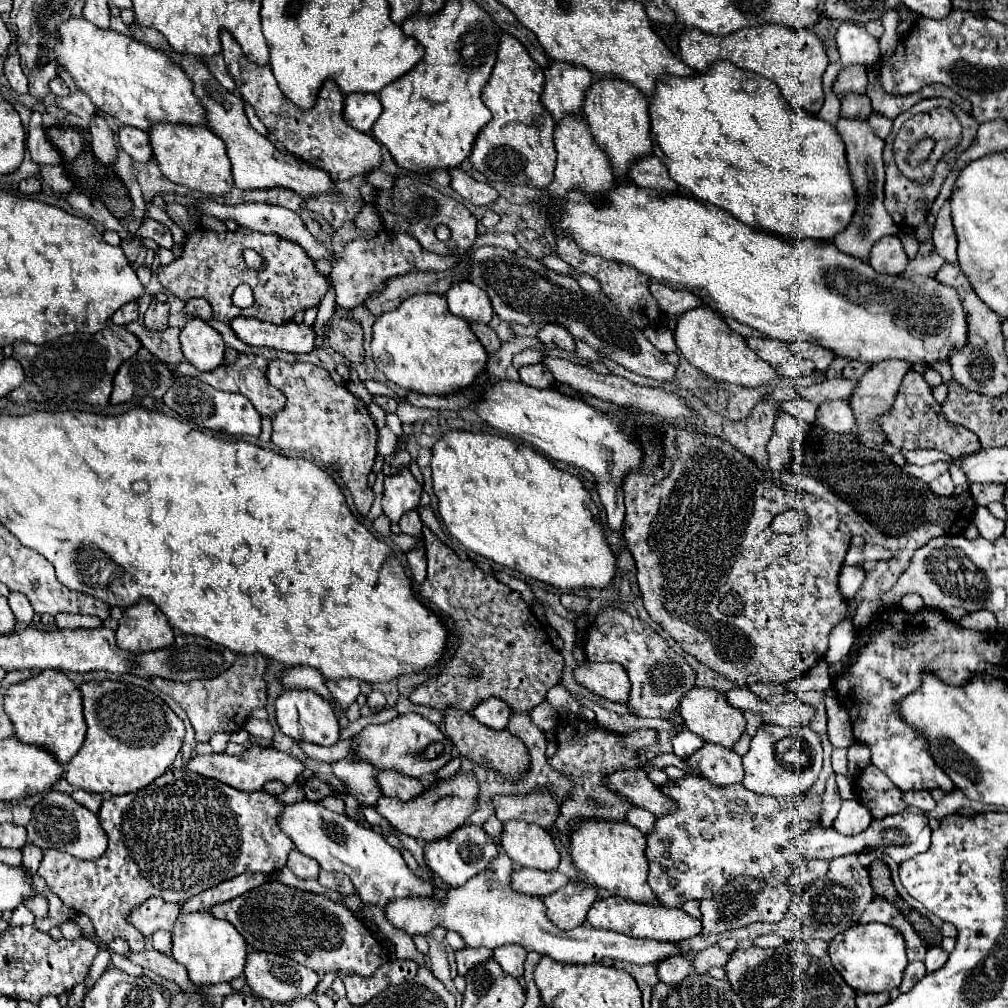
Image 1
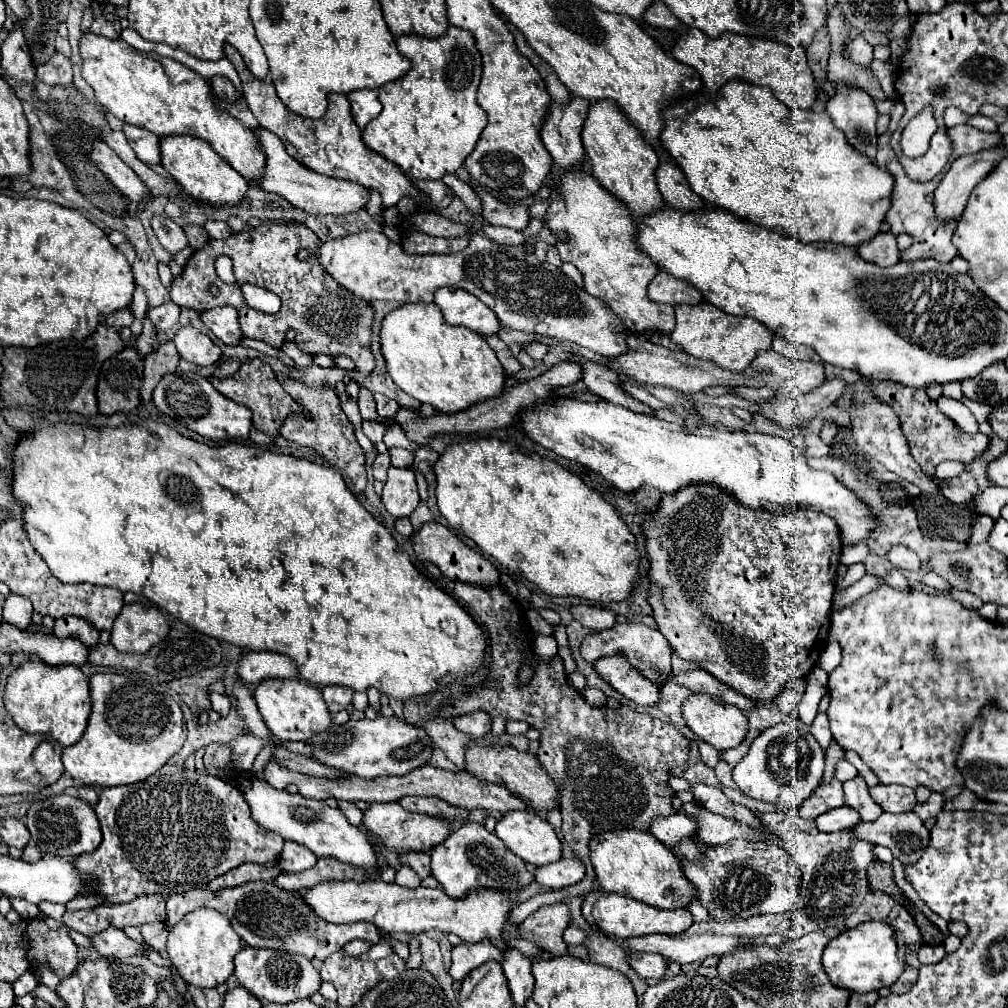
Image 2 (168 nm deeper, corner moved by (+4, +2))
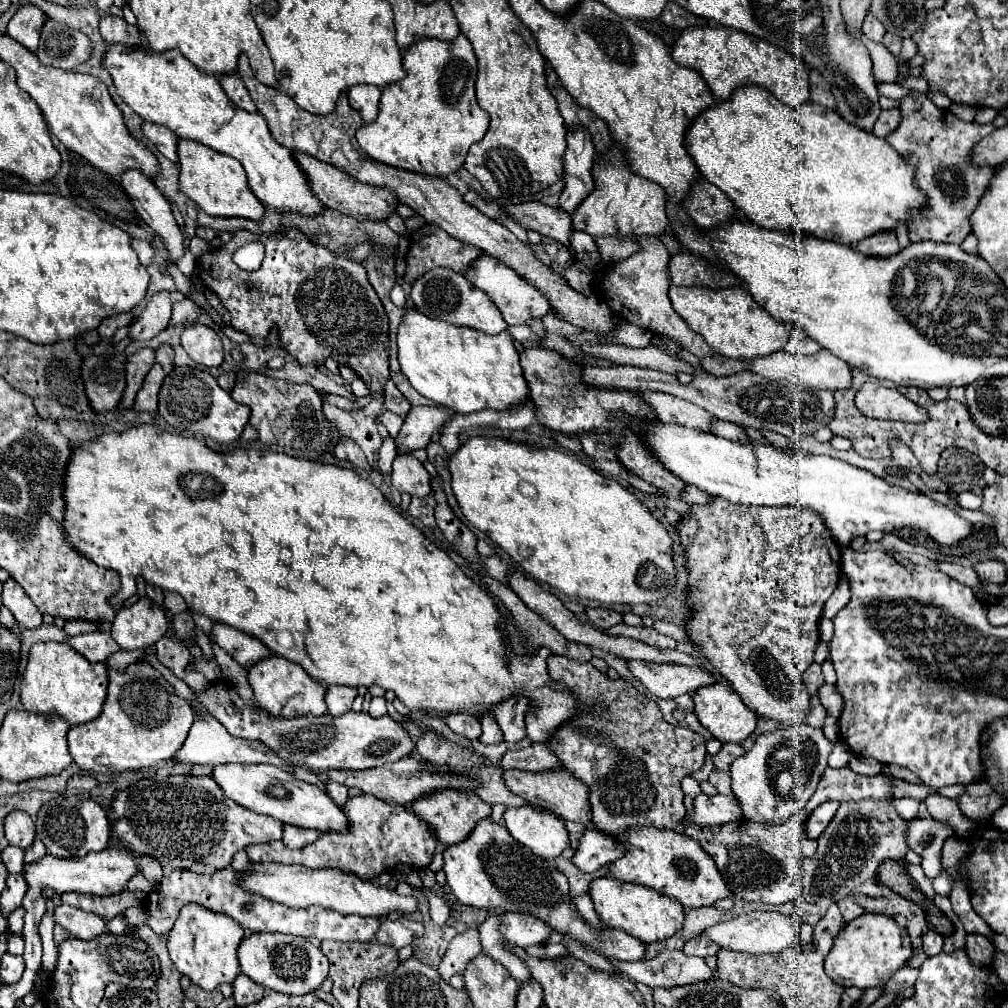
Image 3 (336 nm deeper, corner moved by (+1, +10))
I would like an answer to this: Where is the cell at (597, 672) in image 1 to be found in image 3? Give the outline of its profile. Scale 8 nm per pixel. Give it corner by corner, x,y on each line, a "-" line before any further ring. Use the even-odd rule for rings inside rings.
631,660
627,662
631,674
657,698
677,698
681,694
693,694
701,686
709,686
715,682
715,676
679,664
653,664

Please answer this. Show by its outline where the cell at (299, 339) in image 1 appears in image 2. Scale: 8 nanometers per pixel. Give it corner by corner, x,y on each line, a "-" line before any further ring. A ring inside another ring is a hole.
224,306
224,308
212,308
206,312
198,314
200,320
206,324
206,328
220,338
224,344
232,344
236,346
242,338
240,330
238,330
238,312
232,306

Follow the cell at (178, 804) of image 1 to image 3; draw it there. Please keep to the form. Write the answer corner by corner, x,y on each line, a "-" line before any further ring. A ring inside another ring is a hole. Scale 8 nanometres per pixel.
171,774
165,780
141,778
115,792
111,814
111,838
115,844
133,850
139,858
153,858
163,868
189,870
199,862
215,870
227,868
239,850
251,844
281,840
283,836
279,820
241,808
225,796
211,776

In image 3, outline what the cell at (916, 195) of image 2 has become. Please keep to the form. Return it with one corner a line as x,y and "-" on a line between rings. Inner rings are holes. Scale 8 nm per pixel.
913,90
909,98
901,100
901,122
899,126
885,136
885,140
911,164
915,166
915,184
917,188
925,194
925,206
921,210
917,210
917,214
913,214
909,218
909,240
911,242
919,242
919,240
933,240
933,242
949,242
949,244
961,244
969,230
969,216
975,210
977,202
981,200
983,192
989,186
991,176
995,174
997,168
975,168
967,162
969,150
971,146
975,146
981,138
985,138
987,134
991,134
995,130
993,124
977,124
977,122
963,122
961,118
957,118
955,114
951,114
949,110
937,108
925,92
917,92

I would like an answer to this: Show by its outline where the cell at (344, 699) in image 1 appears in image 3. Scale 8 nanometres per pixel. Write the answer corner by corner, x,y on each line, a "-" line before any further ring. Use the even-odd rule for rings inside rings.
329,686
325,694
325,702
329,708
331,716
341,716
351,710
351,704
357,696
357,688
347,688
347,686

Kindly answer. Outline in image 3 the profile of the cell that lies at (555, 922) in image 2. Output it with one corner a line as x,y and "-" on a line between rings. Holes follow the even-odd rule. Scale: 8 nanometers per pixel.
505,912
501,932
513,946
535,946
547,942
553,930
541,918
535,918
531,914

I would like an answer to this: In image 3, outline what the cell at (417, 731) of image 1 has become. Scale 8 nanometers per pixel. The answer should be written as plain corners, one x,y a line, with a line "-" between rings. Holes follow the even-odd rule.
225,680
213,682
205,694
197,694
195,706
203,716
213,714
231,736
261,740
287,762
295,766
307,766
311,770
367,770
411,756
415,746
409,732
387,714
381,718
371,718
365,712
347,712
343,716
301,716
291,720
273,718
265,710
255,712

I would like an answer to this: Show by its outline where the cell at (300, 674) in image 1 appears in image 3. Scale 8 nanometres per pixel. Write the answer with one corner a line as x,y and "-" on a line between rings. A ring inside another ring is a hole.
227,624
213,626
213,640
243,668
249,668
255,662
271,656
271,650
263,642
259,642
257,638
253,638
245,632
239,632

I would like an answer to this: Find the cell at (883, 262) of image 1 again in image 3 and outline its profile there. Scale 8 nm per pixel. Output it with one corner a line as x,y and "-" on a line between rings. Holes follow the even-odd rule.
887,230
887,232
879,232
861,240
857,250
865,256
893,256
901,248
897,242
897,234
893,230

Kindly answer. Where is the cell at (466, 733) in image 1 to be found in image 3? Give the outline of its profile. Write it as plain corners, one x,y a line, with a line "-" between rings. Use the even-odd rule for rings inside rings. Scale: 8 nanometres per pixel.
503,770
503,782
505,786
521,796
525,802
531,802
533,806
547,806
549,812
557,814
563,820
575,820
581,822
585,826
591,824
591,816
589,816
589,788
579,782
577,778
573,778
567,770
543,770
543,772
527,772
527,770

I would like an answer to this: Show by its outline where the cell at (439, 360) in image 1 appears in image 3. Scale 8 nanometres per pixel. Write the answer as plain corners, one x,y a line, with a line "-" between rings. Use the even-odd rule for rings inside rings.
415,306
405,310
397,332
399,364
411,386
439,406
447,406
457,414
477,410
507,410
511,404
525,402
529,388
519,366
509,332
495,336
483,334
467,326
453,326
421,314

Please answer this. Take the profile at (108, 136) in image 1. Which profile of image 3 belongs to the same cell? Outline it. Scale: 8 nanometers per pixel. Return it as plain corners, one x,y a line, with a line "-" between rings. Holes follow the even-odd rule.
135,168
125,170
119,176
119,182
123,190
131,196
133,206
143,222
147,222
155,234
163,238
167,244
167,250
171,252
173,260
179,260
183,256
183,234
171,214
169,200
161,194
161,190
153,184
153,180
145,174
141,174

